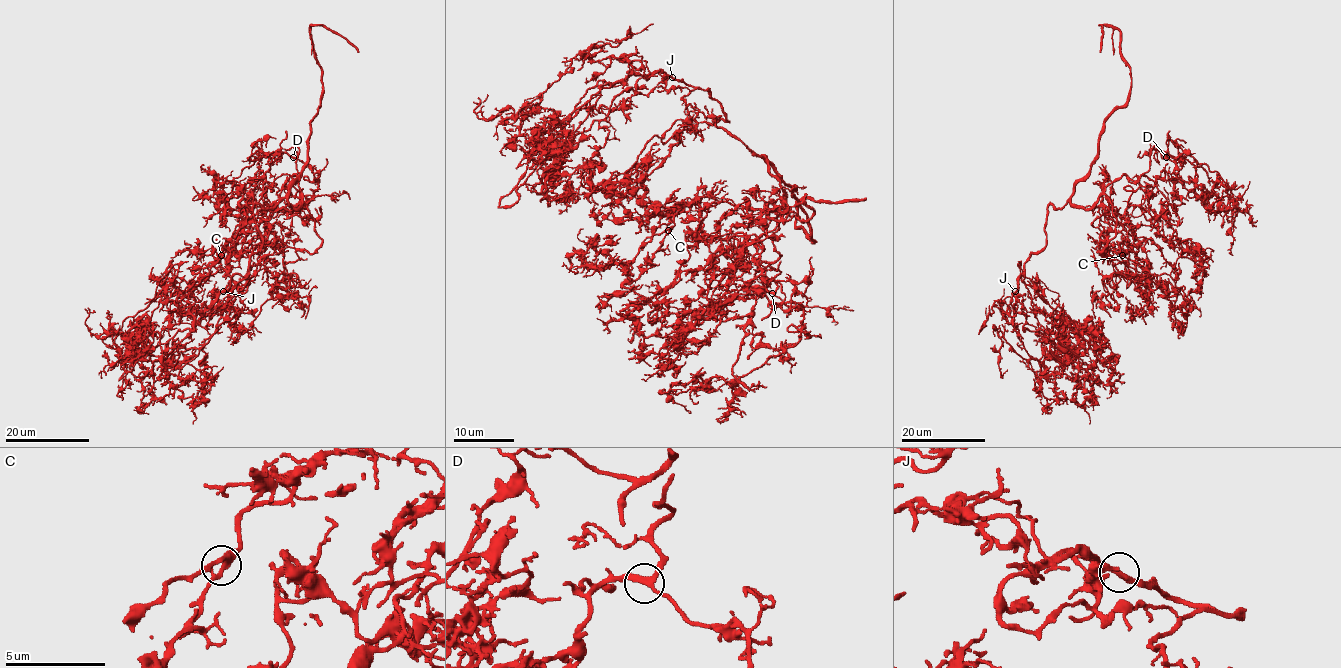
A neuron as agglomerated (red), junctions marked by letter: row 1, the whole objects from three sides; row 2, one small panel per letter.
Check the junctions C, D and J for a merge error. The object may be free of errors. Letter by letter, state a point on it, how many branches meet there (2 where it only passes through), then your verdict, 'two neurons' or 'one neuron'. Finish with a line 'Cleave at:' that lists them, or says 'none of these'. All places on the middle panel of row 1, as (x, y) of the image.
C: (668, 230) | 3 | one neuron
D: (772, 293) | 3 | one neuron
J: (672, 77) | 3 | one neuron
Cleave at: none of these

